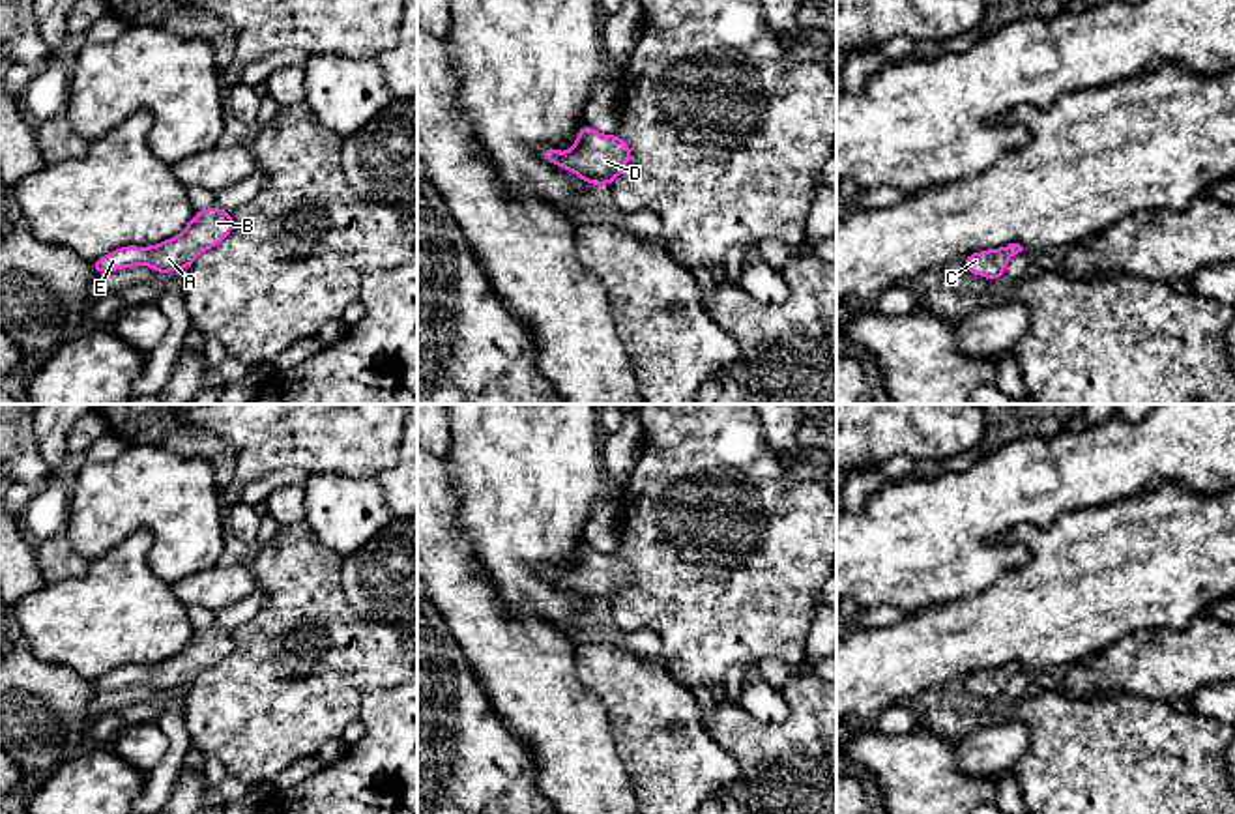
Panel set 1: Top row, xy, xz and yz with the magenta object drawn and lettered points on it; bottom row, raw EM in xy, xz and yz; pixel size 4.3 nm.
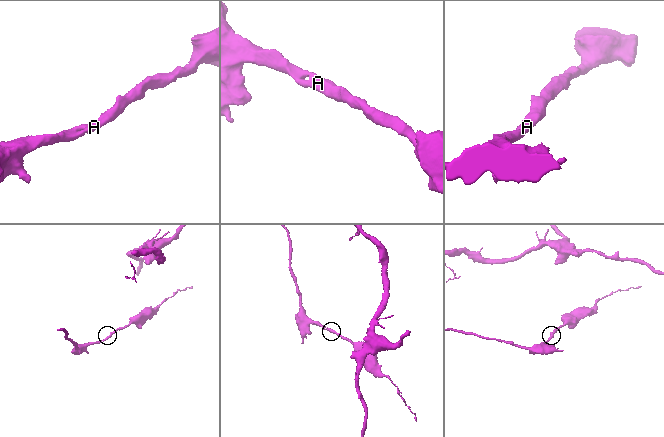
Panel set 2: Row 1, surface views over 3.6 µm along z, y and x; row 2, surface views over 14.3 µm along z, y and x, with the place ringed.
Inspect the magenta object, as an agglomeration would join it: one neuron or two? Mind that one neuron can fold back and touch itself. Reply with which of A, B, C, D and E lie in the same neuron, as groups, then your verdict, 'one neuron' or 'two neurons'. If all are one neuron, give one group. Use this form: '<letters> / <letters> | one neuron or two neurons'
A B C D E | one neuron

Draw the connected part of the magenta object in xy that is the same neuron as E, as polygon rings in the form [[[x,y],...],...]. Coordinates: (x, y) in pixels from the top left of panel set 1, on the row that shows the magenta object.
[[[210,206],[195,211],[187,226],[170,240],[157,245],[125,245],[92,260],[94,273],[118,271],[133,266],[150,266],[161,277],[172,269],[189,269],[196,256],[217,247],[234,230],[232,211]]]

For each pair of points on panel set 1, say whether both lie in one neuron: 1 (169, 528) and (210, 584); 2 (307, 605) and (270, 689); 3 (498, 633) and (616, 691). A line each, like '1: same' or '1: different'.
1: different
2: same
3: different

